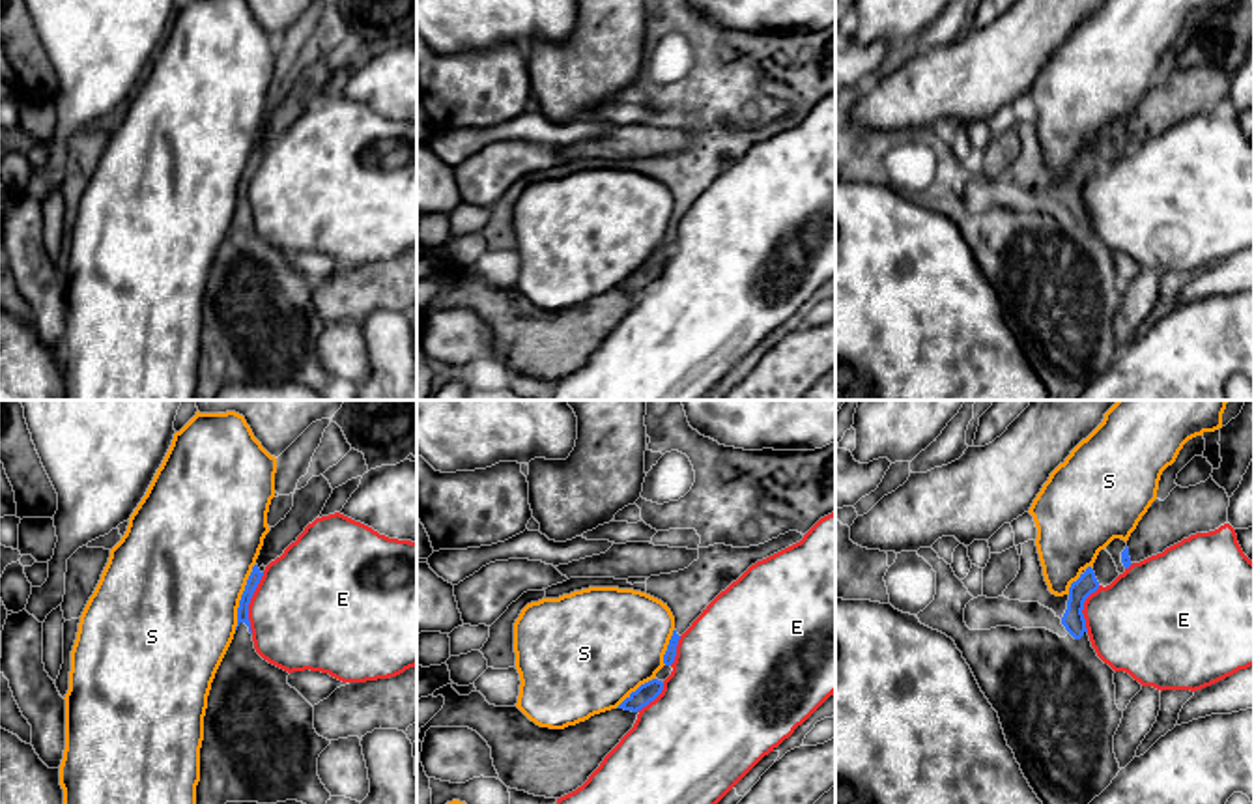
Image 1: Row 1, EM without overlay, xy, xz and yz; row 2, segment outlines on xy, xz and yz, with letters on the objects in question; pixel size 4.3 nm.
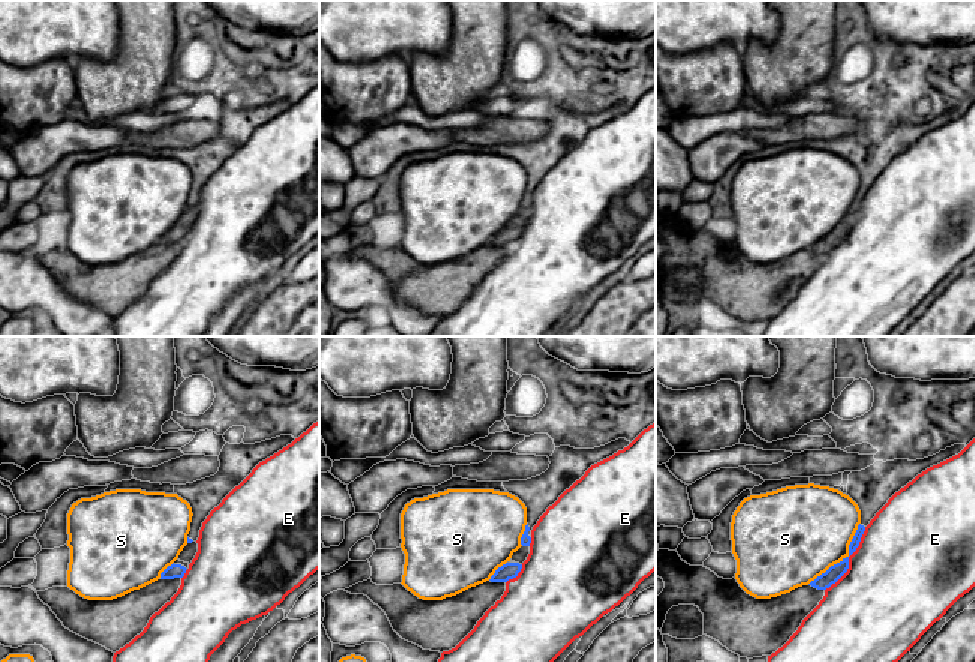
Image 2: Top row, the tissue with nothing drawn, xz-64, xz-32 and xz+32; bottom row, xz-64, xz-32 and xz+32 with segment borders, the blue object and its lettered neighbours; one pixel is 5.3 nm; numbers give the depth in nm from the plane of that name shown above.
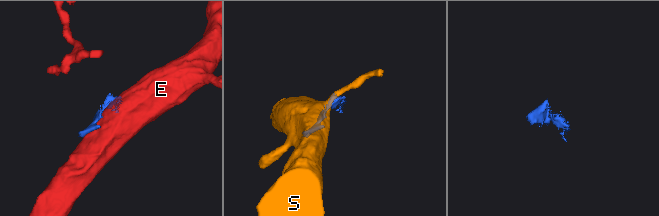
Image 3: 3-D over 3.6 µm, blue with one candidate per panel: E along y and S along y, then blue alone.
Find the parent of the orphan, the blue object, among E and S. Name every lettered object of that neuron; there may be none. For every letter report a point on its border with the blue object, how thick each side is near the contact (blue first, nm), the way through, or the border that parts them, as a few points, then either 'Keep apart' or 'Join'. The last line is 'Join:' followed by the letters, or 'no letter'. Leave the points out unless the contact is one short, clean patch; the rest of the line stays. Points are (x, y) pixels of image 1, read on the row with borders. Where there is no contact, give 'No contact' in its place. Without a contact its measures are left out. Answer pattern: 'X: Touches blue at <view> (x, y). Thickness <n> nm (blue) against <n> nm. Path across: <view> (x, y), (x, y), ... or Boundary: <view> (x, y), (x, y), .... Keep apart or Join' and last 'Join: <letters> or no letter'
E: Touches blue at xy (249, 602). Thickness 50 nm (blue) against 480 nm. Keep apart
S: Touches blue at xy (242, 597). Thickness 50 nm (blue) against 500 nm. Keep apart
Join: no letter

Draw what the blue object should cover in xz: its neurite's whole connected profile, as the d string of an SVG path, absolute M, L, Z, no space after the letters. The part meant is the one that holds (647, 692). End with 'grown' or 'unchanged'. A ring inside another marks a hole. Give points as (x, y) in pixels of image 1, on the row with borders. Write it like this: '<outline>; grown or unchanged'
M673 630L667 651L663 654L665 666L656 673L652 681L641 684L635 692L632 692L617 709L637 712L662 694L663 681L673 671L671 664L675 662L675 656L677 656L678 639L680 636L677 634L677 630Z; grown

